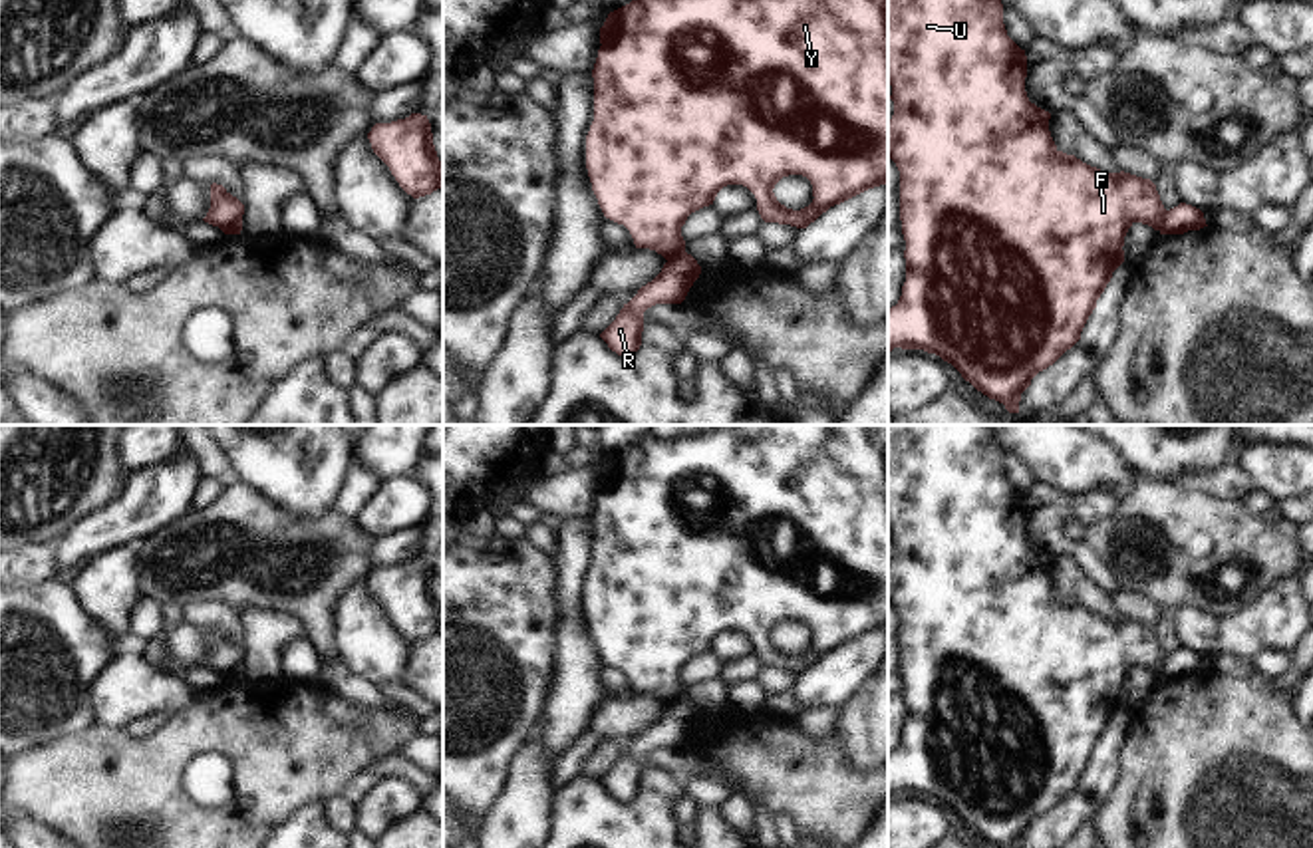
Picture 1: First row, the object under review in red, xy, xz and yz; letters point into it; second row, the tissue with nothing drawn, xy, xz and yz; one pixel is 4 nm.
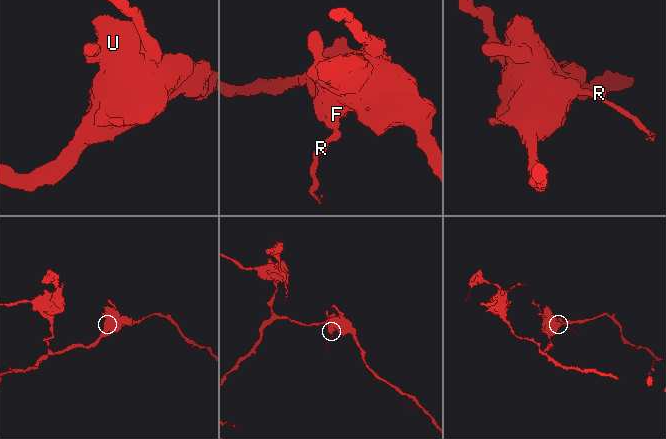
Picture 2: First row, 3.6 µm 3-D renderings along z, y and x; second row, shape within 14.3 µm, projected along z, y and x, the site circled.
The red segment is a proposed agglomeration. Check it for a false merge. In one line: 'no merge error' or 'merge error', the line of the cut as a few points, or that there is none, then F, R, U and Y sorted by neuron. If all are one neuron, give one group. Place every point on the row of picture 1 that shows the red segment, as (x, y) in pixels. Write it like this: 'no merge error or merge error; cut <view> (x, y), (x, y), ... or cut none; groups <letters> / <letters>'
merge error; cut yz (1168, 211), (1157, 229); groups F U Y / R

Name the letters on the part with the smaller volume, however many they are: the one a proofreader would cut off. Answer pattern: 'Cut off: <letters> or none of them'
Cut off: R

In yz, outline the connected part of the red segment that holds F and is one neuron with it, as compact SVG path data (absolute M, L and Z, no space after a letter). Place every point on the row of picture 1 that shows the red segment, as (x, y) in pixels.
M888 0L888 85L894 101L894 115L888 121L888 157L900 171L900 220L906 240L906 282L896 306L888 310L888 353L894 348L924 350L951 363L977 391L1019 413L1021 393L1031 379L1053 365L1079 340L1096 308L1096 300L1124 262L1124 236L1134 222L1160 228L1168 212L1156 185L1130 173L1106 173L1091 167L1057 149L1049 119L1051 113L1029 101L1025 91L1027 56L1009 36L1003 24L1001 0Z

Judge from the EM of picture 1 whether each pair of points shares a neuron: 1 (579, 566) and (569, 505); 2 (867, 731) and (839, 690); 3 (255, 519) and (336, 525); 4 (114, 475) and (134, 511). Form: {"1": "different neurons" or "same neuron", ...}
{"1": "different neurons", "2": "different neurons", "3": "same neuron", "4": "different neurons"}

